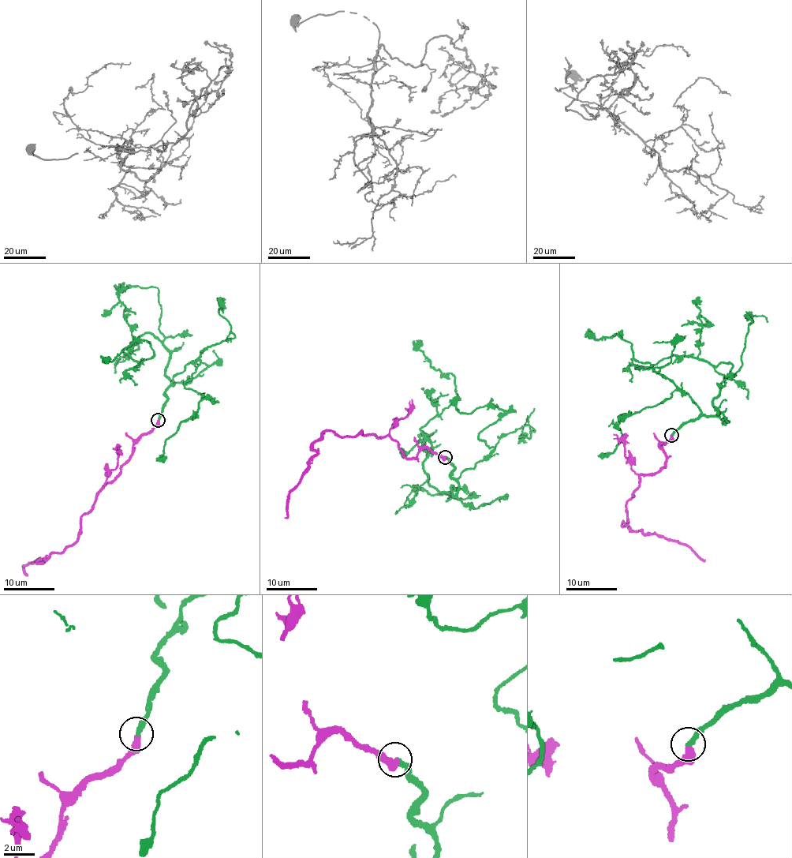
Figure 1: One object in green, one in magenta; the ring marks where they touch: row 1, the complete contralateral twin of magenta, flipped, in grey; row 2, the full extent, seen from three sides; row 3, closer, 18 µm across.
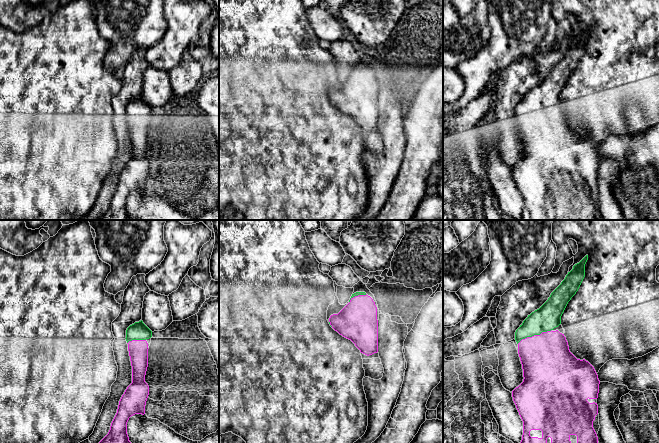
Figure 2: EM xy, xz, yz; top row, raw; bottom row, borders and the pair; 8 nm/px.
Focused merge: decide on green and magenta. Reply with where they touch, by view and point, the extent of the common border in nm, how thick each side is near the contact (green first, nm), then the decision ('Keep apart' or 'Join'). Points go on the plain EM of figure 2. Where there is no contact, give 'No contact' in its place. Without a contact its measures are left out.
Touches green at yz (534, 110). Shared border 300 nm. Thickness 200 nm (green) against 400 nm. Join

